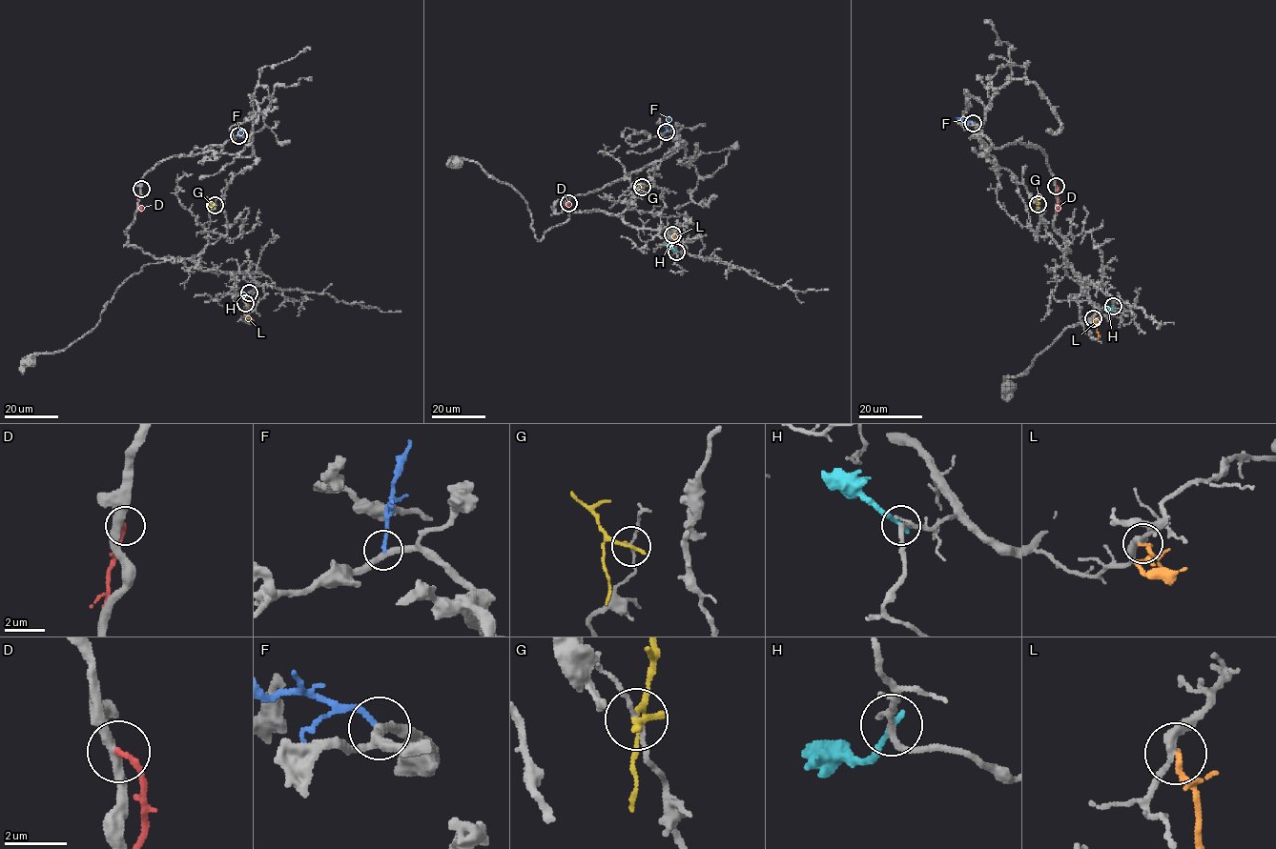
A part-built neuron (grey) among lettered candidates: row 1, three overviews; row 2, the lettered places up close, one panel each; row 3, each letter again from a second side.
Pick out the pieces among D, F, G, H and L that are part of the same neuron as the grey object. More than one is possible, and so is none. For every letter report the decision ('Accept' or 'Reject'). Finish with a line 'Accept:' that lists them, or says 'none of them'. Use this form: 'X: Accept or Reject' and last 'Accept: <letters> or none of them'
D: Reject
F: Reject
G: Reject
H: Reject
L: Reject
Accept: none of them

